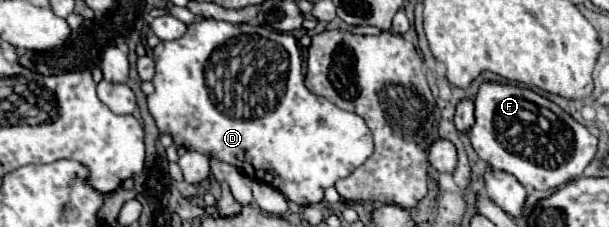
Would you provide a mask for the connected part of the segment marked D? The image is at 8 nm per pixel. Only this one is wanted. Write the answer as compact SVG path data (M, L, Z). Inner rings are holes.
M196 18L192 24L188 24L186 34L178 40L172 42L160 42L153 49L153 59L156 62L156 74L154 74L154 92L152 96L148 96L148 108L152 108L152 116L160 128L160 132L170 132L174 136L176 146L186 146L190 150L196 152L204 152L204 154L214 154L218 160L228 162L232 166L236 166L240 172L244 172L246 176L250 176L252 180L258 182L266 182L274 188L278 188L288 200L296 202L296 204L318 204L324 200L324 190L328 186L334 186L340 178L350 176L360 164L366 162L366 158L374 152L374 140L372 140L372 132L368 130L366 122L352 112L346 112L338 106L334 106L332 102L328 102L322 96L312 94L306 86L304 86L304 78L302 78L302 60L300 60L300 52L294 52L294 36L292 34L280 34L274 30L268 30L266 26L250 26L250 24L230 24L224 20L214 20L214 18Z

